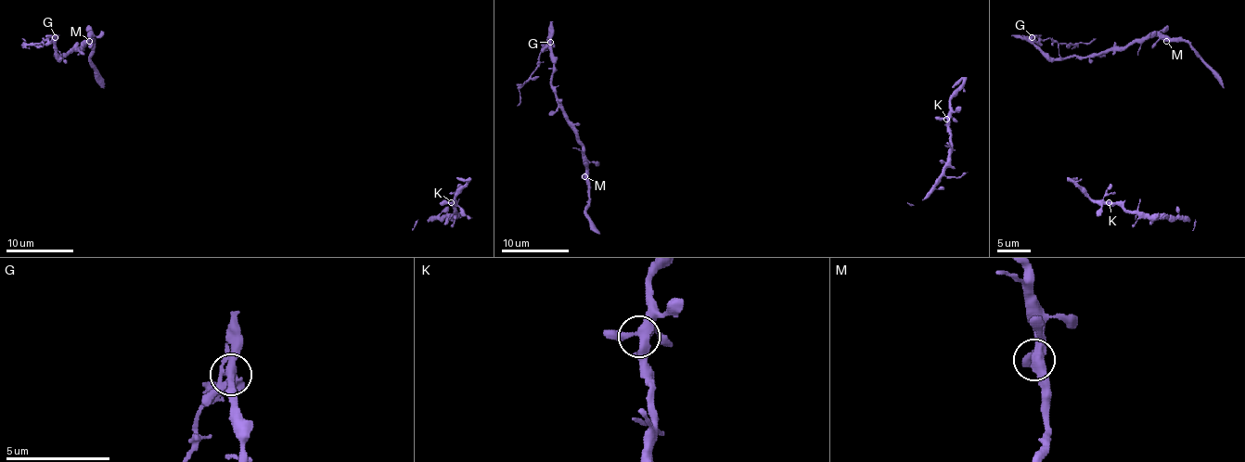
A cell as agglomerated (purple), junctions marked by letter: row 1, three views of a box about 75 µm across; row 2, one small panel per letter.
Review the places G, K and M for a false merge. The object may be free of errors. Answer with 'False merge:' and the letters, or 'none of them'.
False merge: G

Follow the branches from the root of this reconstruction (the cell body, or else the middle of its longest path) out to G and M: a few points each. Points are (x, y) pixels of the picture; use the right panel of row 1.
G: (1223, 86), (1221, 79), (1200, 54), (1183, 41), (1146, 35), (1122, 47), (1086, 57), (1050, 59), (1032, 37)
M: (1223, 86), (1221, 79), (1187, 43), (1166, 41)

